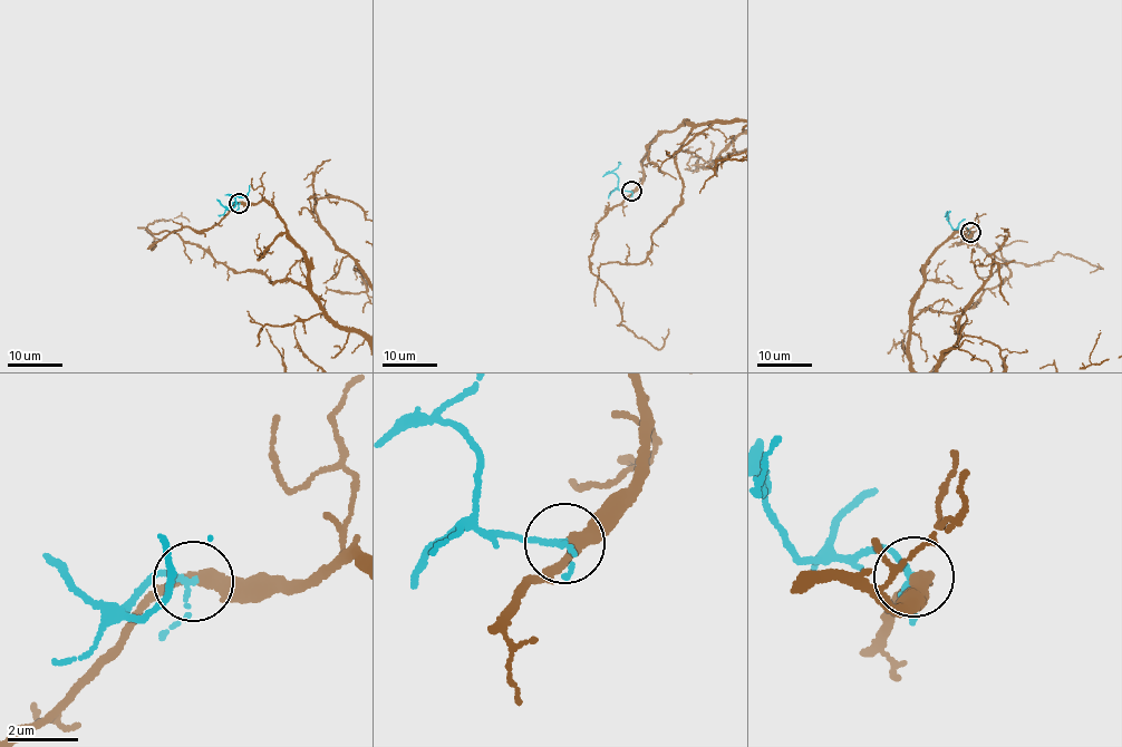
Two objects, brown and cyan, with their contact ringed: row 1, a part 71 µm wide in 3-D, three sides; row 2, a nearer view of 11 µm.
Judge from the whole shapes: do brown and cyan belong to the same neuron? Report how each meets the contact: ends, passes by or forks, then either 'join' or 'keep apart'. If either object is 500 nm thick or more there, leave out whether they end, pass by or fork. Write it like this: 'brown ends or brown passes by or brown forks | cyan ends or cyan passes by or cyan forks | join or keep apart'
brown passes by | cyan passes by | join

